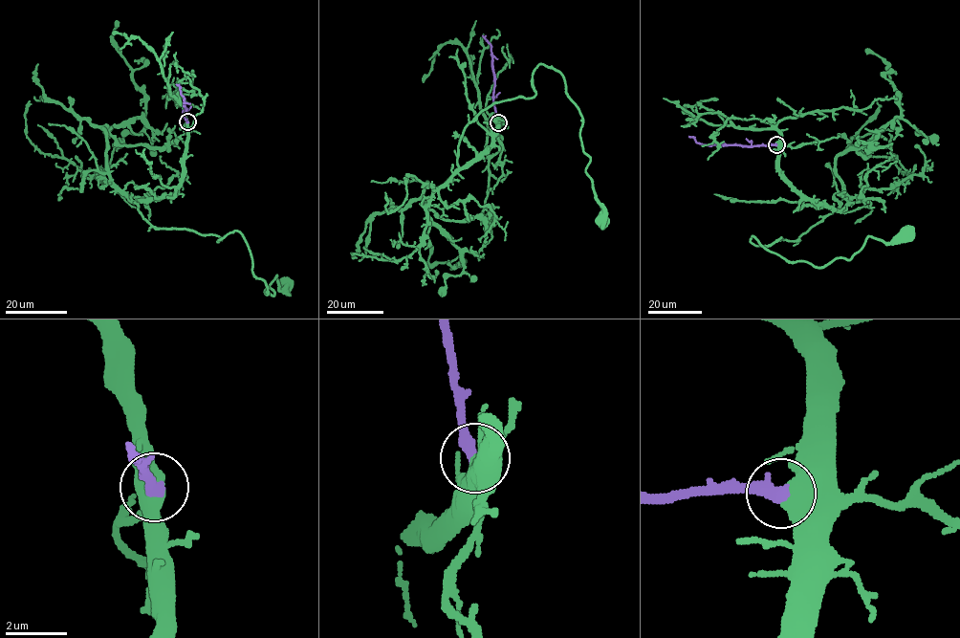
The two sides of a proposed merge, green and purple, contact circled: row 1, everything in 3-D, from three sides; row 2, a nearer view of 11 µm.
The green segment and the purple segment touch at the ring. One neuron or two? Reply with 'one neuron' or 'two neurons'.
one neuron

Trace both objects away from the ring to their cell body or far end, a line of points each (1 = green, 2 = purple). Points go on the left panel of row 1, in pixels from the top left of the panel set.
1: (187, 121), (183, 178), (139, 212), (218, 241), (238, 230), (265, 293), (285, 285)
2: (187, 121), (184, 116), (184, 98), (176, 84)

